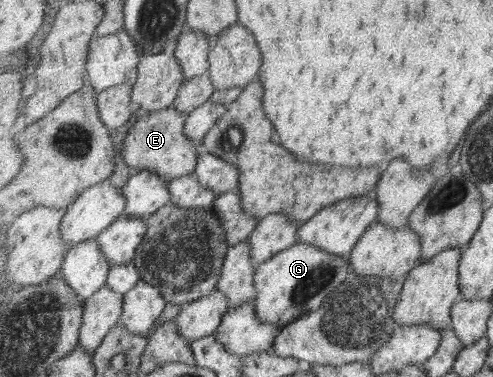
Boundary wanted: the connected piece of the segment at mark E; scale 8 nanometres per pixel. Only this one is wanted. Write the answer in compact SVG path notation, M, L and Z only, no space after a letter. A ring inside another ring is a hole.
M173 106L142 113L140 119L132 122L124 139L121 160L125 166L133 167L138 171L154 171L169 183L177 176L192 174L197 168L197 160L204 152L204 147L203 143L192 140L185 133L187 120L188 115Z

